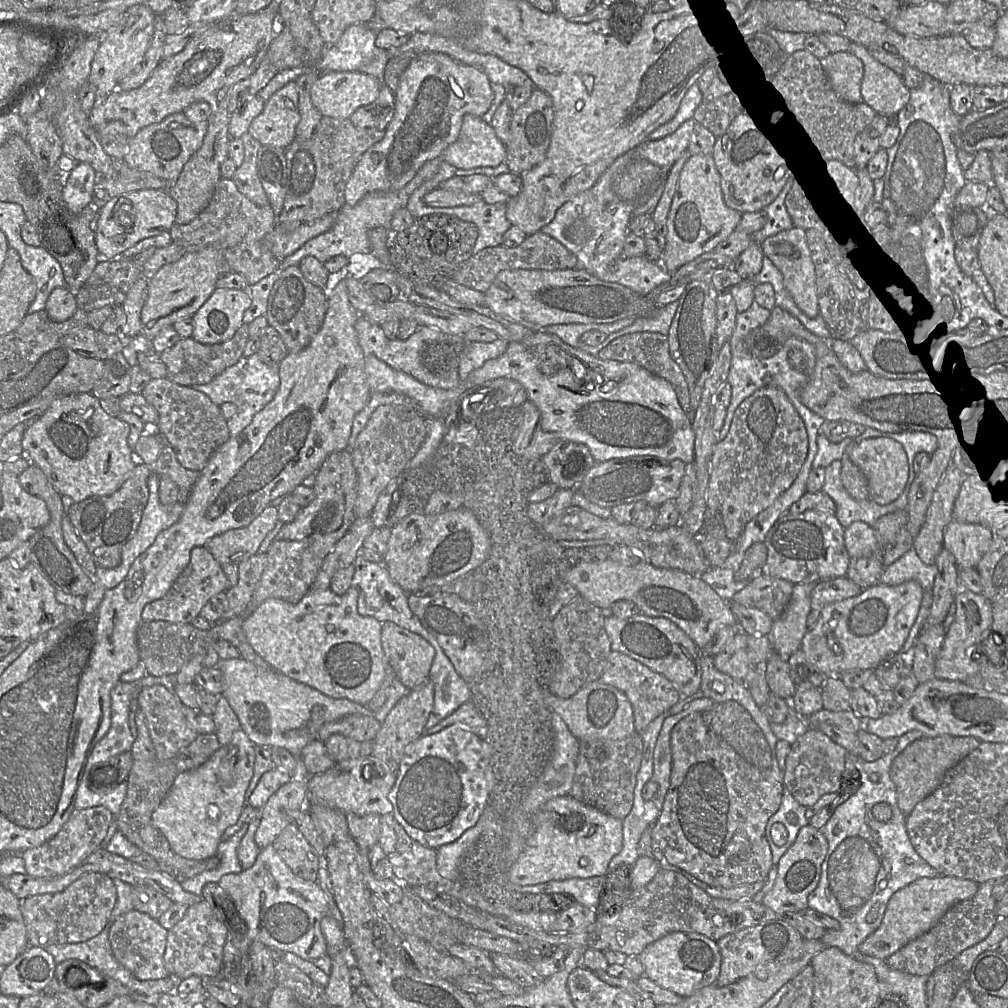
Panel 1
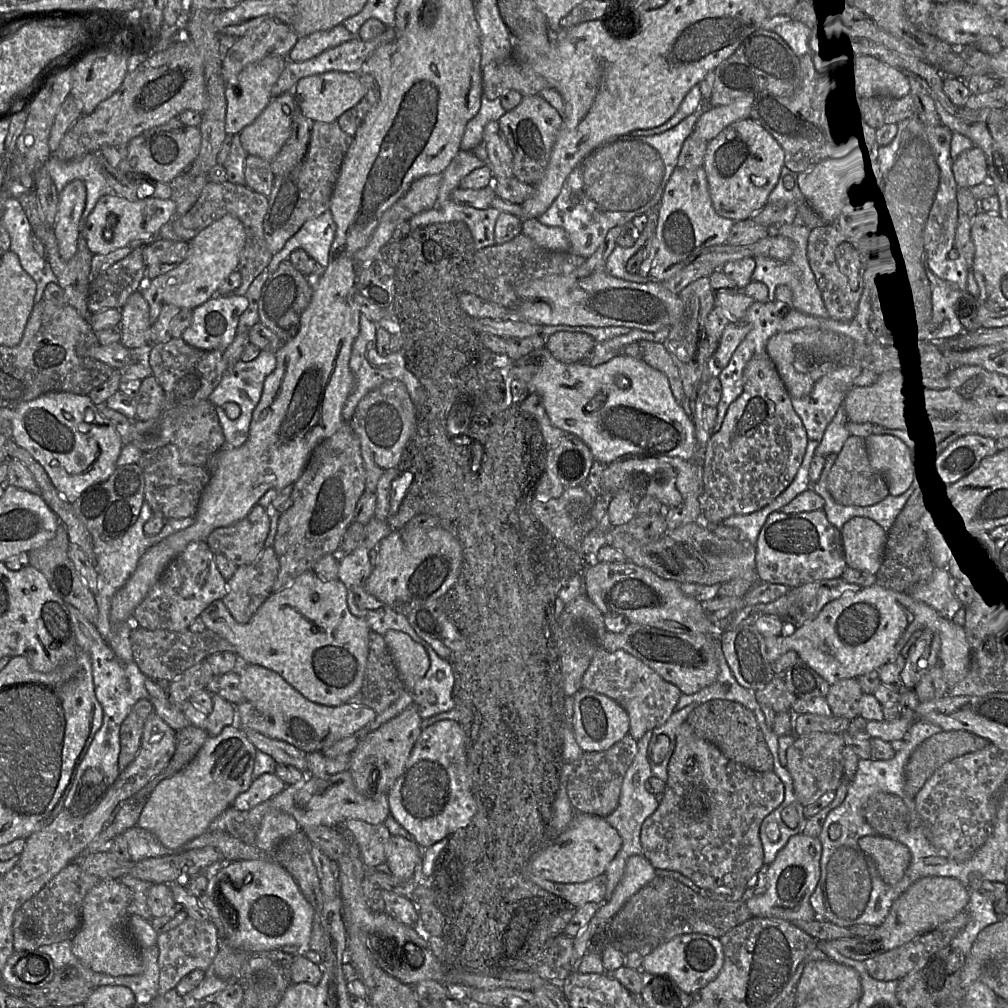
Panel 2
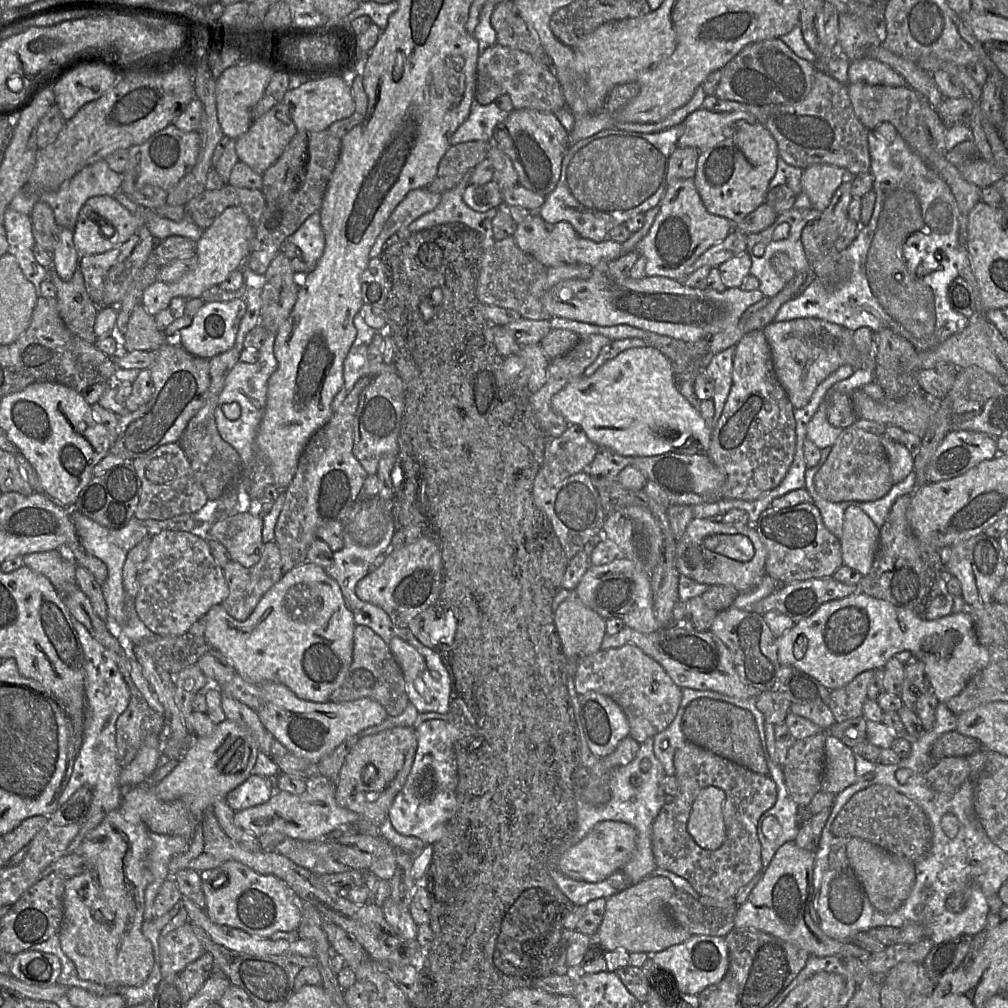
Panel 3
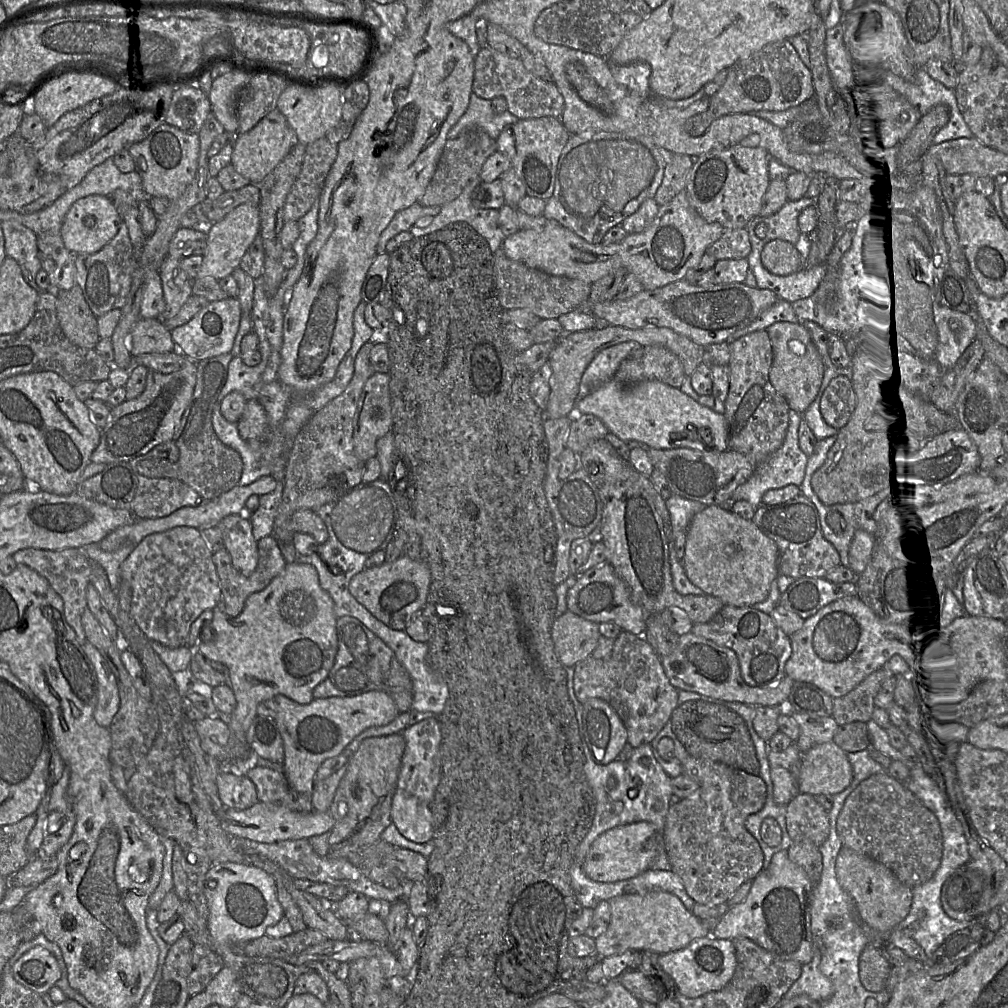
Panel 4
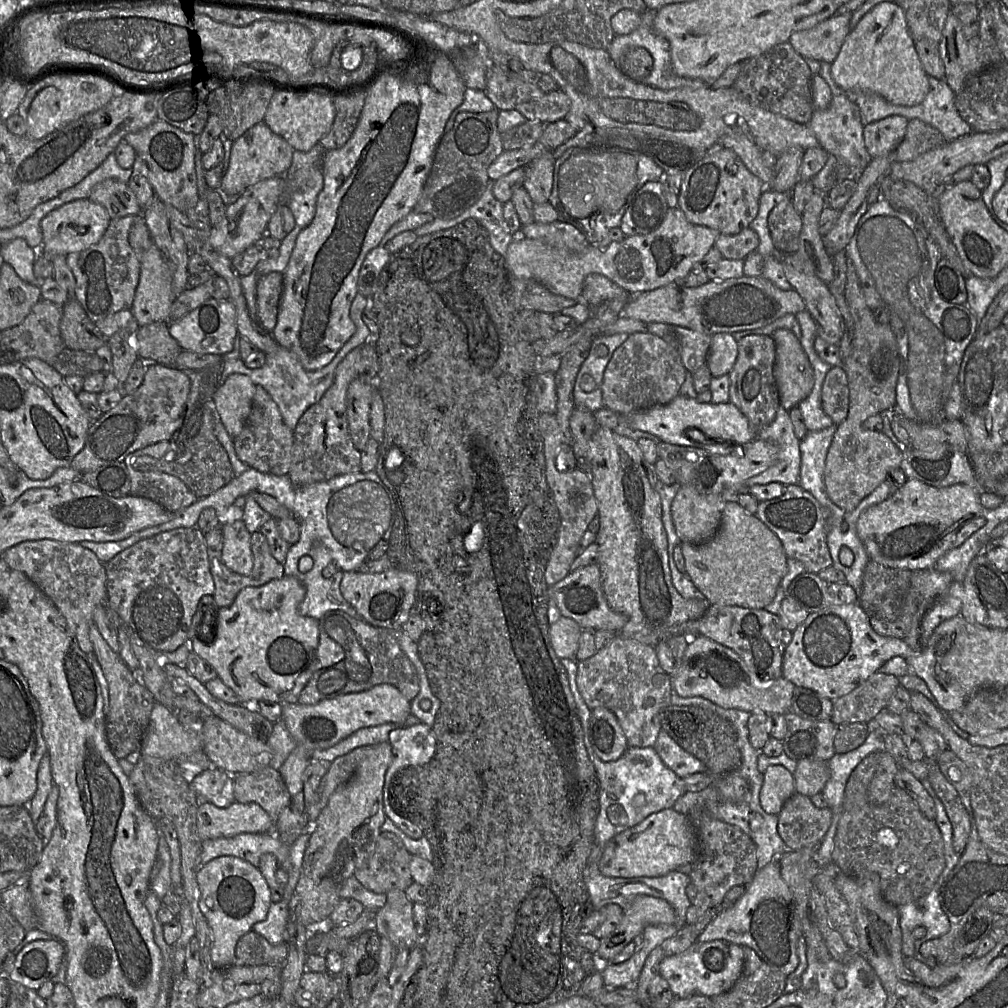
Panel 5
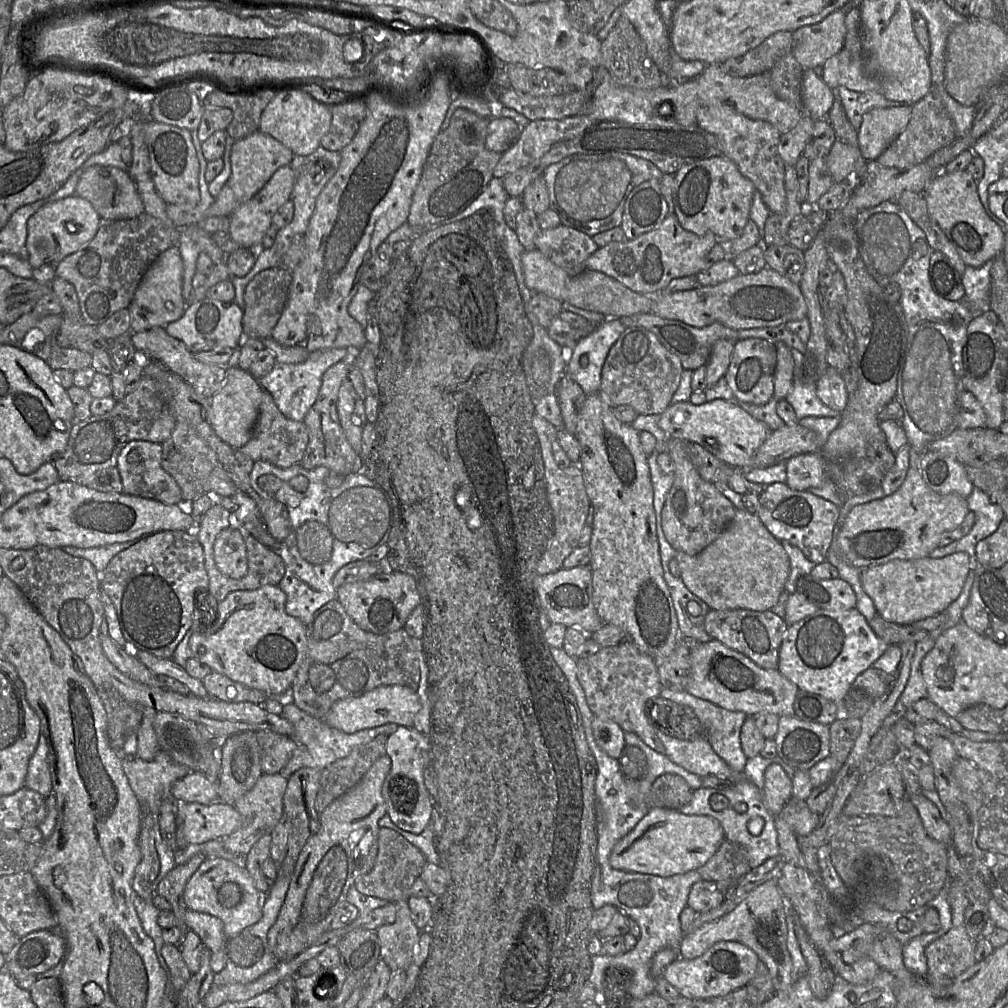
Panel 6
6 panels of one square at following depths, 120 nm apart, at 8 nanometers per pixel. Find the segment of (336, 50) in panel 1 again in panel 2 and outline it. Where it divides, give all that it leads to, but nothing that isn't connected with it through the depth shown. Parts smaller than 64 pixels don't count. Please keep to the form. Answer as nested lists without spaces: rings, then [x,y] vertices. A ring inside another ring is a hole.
[[[342,24],[326,31],[315,32],[309,36],[299,38],[293,49],[289,52],[287,60],[292,62],[309,60],[354,37],[357,36],[354,36]]]

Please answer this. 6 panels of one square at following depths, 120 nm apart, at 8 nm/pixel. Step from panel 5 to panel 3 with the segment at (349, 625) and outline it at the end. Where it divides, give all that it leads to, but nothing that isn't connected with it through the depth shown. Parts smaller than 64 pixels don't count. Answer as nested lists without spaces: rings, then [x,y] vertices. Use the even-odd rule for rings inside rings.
[[[356,625],[351,665],[342,684],[331,693],[329,701],[348,702],[360,698],[377,701],[384,707],[388,716],[400,715],[409,702],[402,670],[388,645],[369,627]]]

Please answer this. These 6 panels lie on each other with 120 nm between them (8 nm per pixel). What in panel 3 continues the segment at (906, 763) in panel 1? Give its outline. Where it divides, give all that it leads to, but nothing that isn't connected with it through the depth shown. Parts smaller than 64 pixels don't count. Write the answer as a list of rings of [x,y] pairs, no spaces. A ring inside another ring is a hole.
[[[957,730],[940,735],[930,750],[931,767],[945,757],[969,756],[983,749],[981,742],[973,737],[965,736]]]

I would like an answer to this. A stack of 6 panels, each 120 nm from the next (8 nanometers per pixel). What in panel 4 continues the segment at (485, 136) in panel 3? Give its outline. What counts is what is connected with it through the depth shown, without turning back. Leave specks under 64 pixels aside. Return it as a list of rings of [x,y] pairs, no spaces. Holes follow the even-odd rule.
[[[472,92],[467,110],[449,130],[447,138],[456,138],[468,126],[478,126],[496,140],[505,127],[518,120],[519,118],[507,110],[500,114],[496,113],[490,100],[480,98]]]

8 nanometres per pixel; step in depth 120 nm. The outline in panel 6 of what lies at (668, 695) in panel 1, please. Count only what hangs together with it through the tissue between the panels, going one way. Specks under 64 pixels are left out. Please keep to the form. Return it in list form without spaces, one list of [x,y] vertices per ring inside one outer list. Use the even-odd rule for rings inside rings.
[[[630,641],[601,648],[595,654],[577,659],[577,679],[594,716],[617,723],[624,732],[633,732],[652,750],[665,754],[665,747],[645,715],[646,702],[660,695],[663,687],[654,660]]]

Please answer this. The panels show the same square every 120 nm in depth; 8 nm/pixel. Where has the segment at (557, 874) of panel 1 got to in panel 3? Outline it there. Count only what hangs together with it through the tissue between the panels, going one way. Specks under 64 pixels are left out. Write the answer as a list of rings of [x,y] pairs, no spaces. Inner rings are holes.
[[[617,821],[599,822],[578,844],[561,855],[557,869],[573,880],[601,882],[611,874],[622,870],[635,852],[636,840],[636,829],[630,824]]]

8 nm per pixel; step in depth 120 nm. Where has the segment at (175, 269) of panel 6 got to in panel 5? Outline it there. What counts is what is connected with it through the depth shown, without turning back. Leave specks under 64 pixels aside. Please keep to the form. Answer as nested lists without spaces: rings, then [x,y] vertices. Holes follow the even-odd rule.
[[[142,213],[135,218],[129,231],[128,241],[140,261],[139,282],[130,309],[133,317],[140,327],[153,322],[167,322],[171,306],[176,299],[172,290],[171,274],[161,251],[151,237]]]

